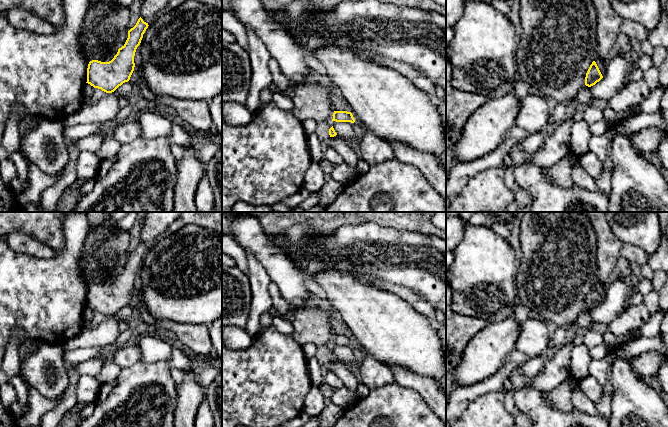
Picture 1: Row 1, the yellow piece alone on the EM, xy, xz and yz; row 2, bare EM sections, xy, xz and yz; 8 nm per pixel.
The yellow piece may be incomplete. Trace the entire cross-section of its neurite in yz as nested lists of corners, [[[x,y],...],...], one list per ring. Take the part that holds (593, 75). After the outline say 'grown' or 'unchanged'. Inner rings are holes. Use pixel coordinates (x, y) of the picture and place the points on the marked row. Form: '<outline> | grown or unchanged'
[[[595,61],[590,65],[586,77],[585,77],[585,85],[591,87],[599,82],[603,78],[597,64]]] | unchanged

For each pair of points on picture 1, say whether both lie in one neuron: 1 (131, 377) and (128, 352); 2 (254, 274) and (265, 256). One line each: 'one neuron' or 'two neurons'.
1: two neurons
2: two neurons

